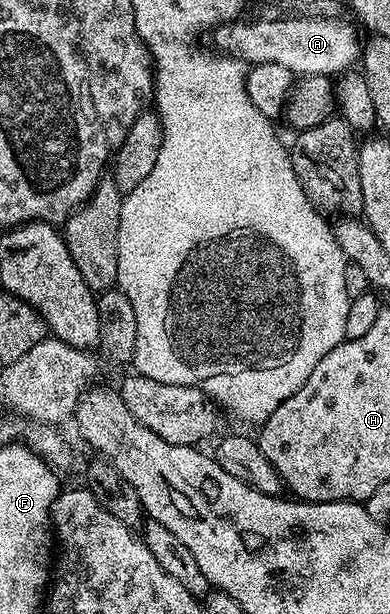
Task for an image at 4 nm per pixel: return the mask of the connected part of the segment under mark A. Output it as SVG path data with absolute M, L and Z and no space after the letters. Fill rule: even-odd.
M255 18L255 23L234 21L217 28L218 43L223 52L233 53L247 64L275 63L284 65L295 77L326 75L337 77L359 62L364 46L358 40L359 28L345 18L328 20L266 20Z

